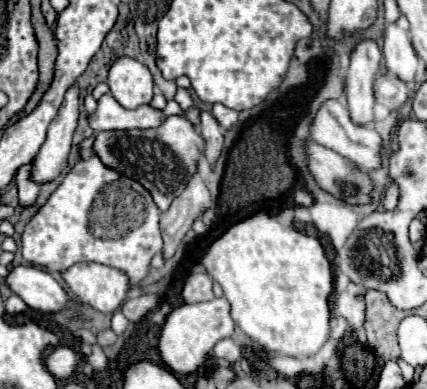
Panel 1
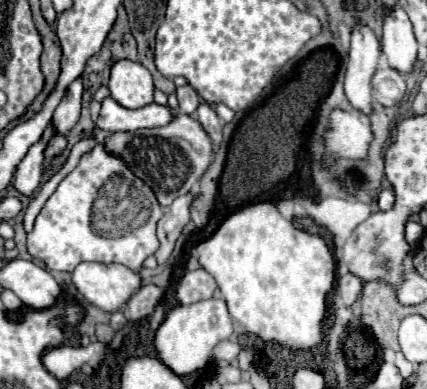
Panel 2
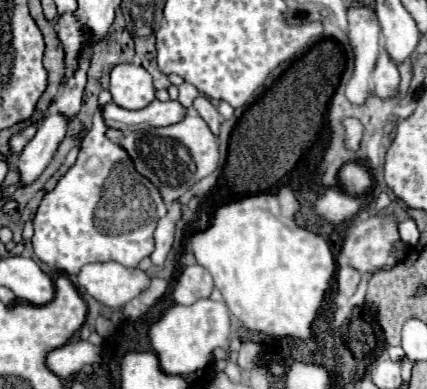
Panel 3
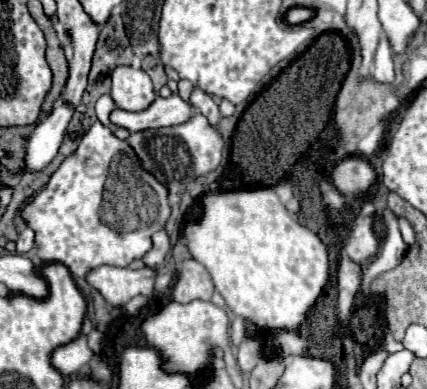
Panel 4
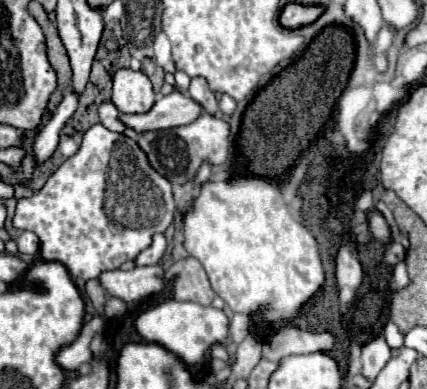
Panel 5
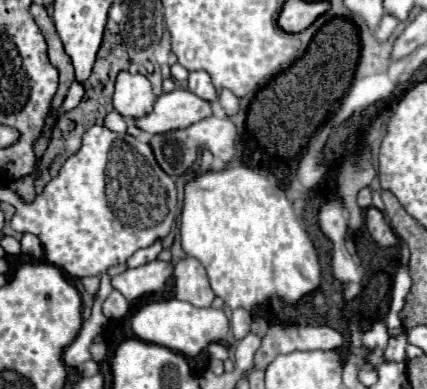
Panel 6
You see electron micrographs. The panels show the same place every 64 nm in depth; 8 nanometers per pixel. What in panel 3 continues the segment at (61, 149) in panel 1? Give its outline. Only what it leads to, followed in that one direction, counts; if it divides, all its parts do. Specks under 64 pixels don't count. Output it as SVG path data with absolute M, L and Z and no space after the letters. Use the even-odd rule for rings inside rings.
M84 48L84 56L80 56L80 68L76 68L76 72L62 84L62 90L54 102L58 112L62 112L68 118L78 114L78 110L80 110L82 94L86 88L86 72L88 72L90 56L92 56L90 48Z

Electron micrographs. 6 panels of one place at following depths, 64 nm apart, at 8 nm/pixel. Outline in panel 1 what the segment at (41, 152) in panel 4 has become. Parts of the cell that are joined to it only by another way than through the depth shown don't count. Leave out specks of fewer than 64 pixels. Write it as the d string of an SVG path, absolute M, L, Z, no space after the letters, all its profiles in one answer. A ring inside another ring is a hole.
M32 162L24 164L24 168L20 168L16 172L16 186L18 186L18 198L22 206L32 206L36 202L38 190L40 186L32 180Z

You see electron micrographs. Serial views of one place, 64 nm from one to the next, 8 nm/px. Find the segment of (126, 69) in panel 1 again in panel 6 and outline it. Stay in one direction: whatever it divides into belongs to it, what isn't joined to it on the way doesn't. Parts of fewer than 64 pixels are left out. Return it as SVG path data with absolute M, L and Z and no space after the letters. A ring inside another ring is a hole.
M120 72L116 78L116 92L114 92L114 108L124 118L138 120L152 112L156 96L152 94L150 82L142 74Z

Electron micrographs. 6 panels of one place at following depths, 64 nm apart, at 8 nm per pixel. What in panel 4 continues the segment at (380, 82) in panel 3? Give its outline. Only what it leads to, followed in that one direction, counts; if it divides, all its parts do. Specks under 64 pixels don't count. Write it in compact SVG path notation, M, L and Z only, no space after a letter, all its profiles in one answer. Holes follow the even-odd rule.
M382 38L372 62L372 76L378 82L392 82L394 80L394 66L392 66L392 48L388 38Z

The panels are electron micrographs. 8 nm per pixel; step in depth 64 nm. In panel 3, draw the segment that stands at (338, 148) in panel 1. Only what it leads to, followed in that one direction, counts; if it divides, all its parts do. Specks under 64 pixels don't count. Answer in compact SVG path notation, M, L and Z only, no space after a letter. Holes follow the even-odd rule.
M348 118L348 120L344 120L344 130L346 130L346 148L356 150L358 144L360 144L362 132L364 132L362 124L358 120L354 120L354 118Z

